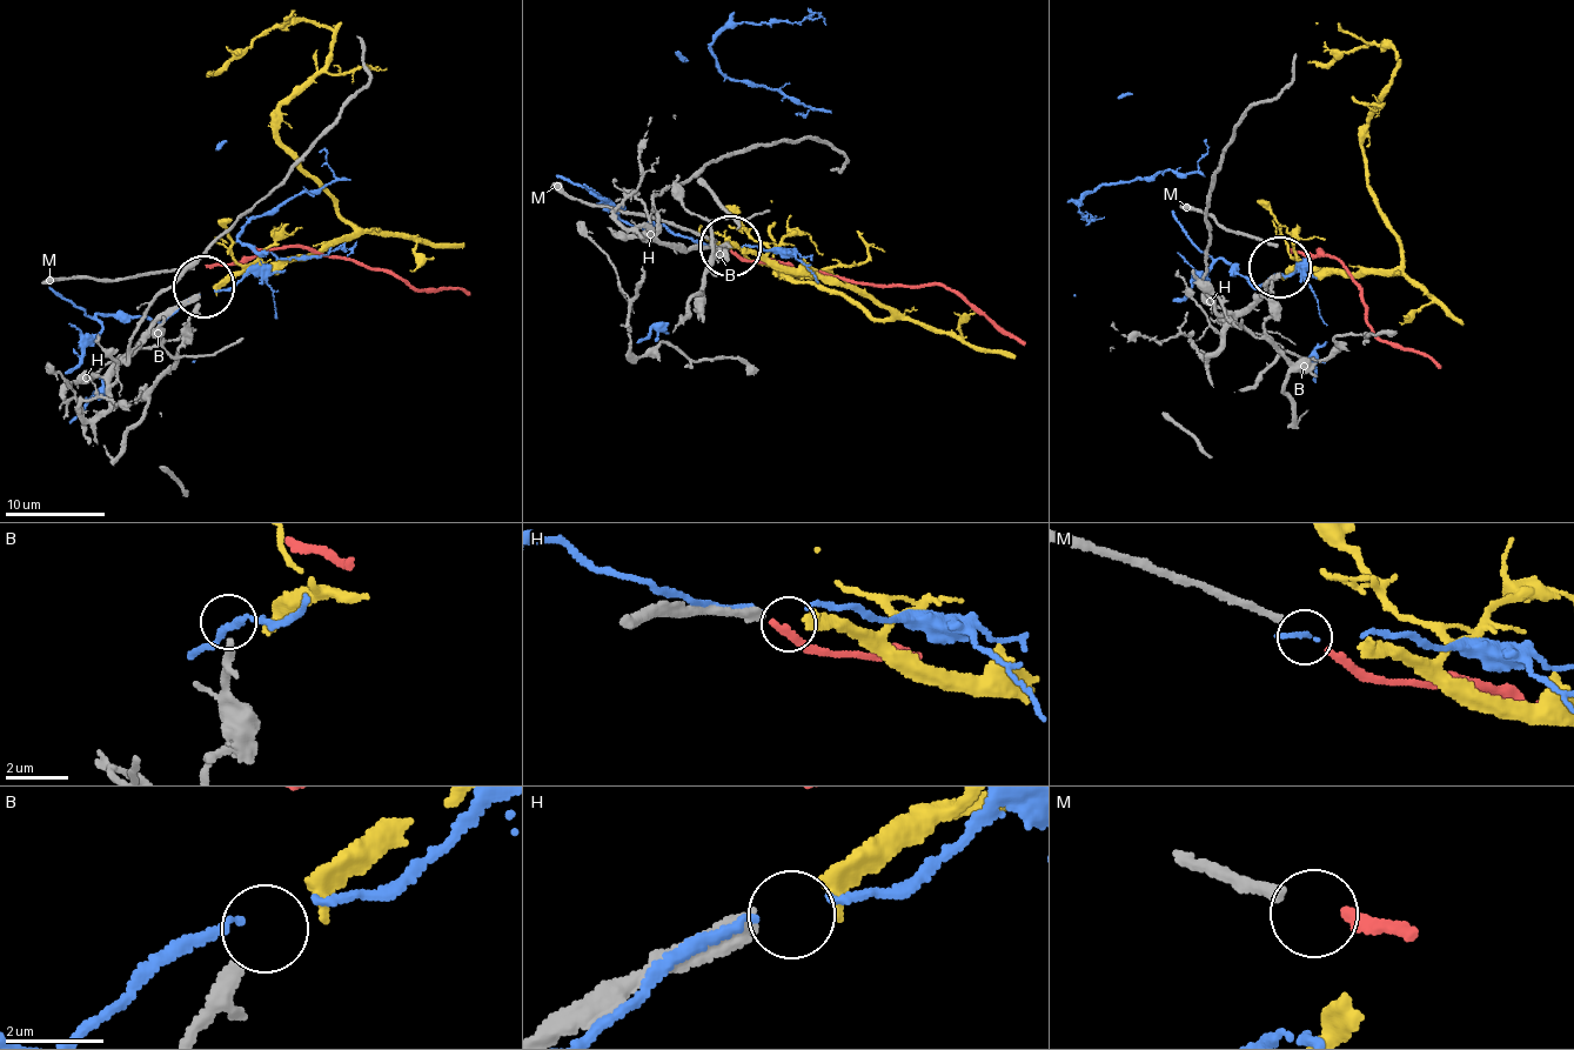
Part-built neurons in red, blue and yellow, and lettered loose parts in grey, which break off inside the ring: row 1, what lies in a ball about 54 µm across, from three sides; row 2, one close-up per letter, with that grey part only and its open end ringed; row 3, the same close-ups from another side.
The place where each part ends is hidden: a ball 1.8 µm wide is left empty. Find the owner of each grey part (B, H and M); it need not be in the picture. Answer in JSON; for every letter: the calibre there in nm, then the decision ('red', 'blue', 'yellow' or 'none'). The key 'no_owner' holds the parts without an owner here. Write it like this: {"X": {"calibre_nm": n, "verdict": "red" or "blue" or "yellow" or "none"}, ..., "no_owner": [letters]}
{"B": {"calibre_nm": 200, "verdict": "none"}, "H": {"calibre_nm": 360, "verdict": "yellow"}, "M": {"calibre_nm": 240, "verdict": "red"}, "no_owner": ["B"]}

